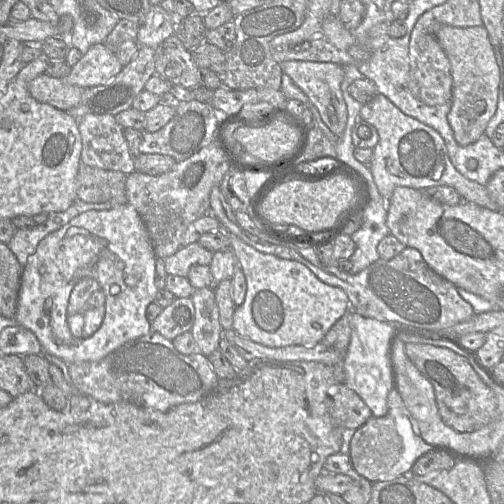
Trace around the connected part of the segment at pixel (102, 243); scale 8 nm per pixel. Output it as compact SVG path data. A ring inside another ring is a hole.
M126 203L106 210L85 211L42 239L35 253L28 257L21 275L16 311L17 324L31 330L36 335L43 352L57 356L67 364L100 361L127 341L147 335L152 330L152 323L146 318L146 309L149 304L155 302L158 292L155 285L156 259L147 229L132 205Z

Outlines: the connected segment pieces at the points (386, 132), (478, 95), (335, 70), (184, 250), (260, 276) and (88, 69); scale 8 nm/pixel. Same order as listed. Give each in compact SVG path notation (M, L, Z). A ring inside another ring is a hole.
M378 93L362 105L360 116L378 131L379 140L373 148L370 169L381 195L389 201L398 186L427 189L432 186L453 187L463 201L499 212L484 185L463 176L452 164L443 137L434 128L404 114L385 95Z
M437 26L435 37L444 49L452 75L452 106L447 119L456 142L467 146L476 142L495 114L498 101L499 67L486 28Z
M287 60L280 63L282 71L308 96L318 109L322 120L336 135L342 136L346 127L348 112L343 98L341 83L344 78L342 65L331 62Z
M194 242L181 247L175 254L165 258L165 270L169 275L187 277L192 265L210 266L212 257L213 252Z
M226 233L247 284L244 302L235 308L233 314L233 330L240 336L271 348L290 345L312 347L321 342L331 327L350 310L350 300L341 288L325 284L302 263L262 253L235 234Z
M103 43L93 44L88 51L81 56L79 61L71 67L70 73L61 79L65 82L81 88L103 85L112 80L123 68L116 53L109 50Z

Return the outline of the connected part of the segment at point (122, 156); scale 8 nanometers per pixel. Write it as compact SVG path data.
M86 114L78 120L82 140L81 162L128 175L135 172L124 128L110 114Z

